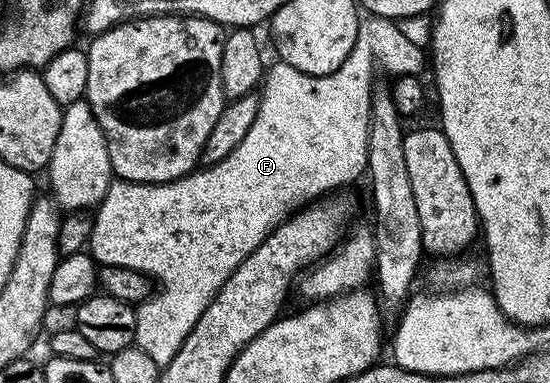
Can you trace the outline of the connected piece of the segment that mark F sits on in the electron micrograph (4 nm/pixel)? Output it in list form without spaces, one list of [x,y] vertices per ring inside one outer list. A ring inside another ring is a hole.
[[[364,16],[359,22],[357,39],[353,43],[353,51],[349,51],[349,59],[345,59],[345,63],[341,63],[341,67],[337,67],[337,71],[333,71],[324,77],[305,75],[301,71],[297,71],[297,67],[289,67],[282,63],[275,63],[272,69],[270,66],[266,70],[265,80],[261,85],[259,110],[257,111],[257,119],[253,119],[253,127],[249,127],[249,131],[245,131],[245,139],[241,139],[241,143],[237,143],[235,150],[229,155],[225,155],[225,159],[221,159],[216,165],[196,168],[186,177],[178,177],[176,181],[166,181],[160,185],[142,185],[140,181],[120,180],[111,184],[109,191],[103,197],[103,202],[93,213],[95,226],[93,227],[89,252],[100,266],[133,267],[141,270],[146,277],[151,278],[152,282],[157,283],[157,288],[152,292],[151,298],[138,306],[139,330],[135,336],[135,345],[141,351],[145,351],[145,355],[149,355],[149,359],[153,359],[153,363],[157,363],[161,367],[165,366],[171,362],[173,355],[177,355],[177,351],[181,351],[181,343],[185,343],[189,331],[193,331],[197,319],[201,319],[205,307],[209,307],[209,303],[215,298],[217,291],[225,283],[225,279],[229,279],[229,275],[233,275],[235,268],[270,235],[275,226],[287,220],[289,215],[294,214],[297,207],[310,202],[312,199],[322,198],[332,191],[342,190],[339,189],[342,185],[349,184],[354,177],[360,176],[362,178],[366,174],[367,148],[369,147],[369,131],[371,130],[371,88],[377,84],[375,64],[379,64],[385,72],[391,73],[392,78],[422,74],[424,72],[422,70],[423,65],[425,69],[424,46],[422,49],[409,34],[402,33],[395,25],[398,24],[390,17]]]

